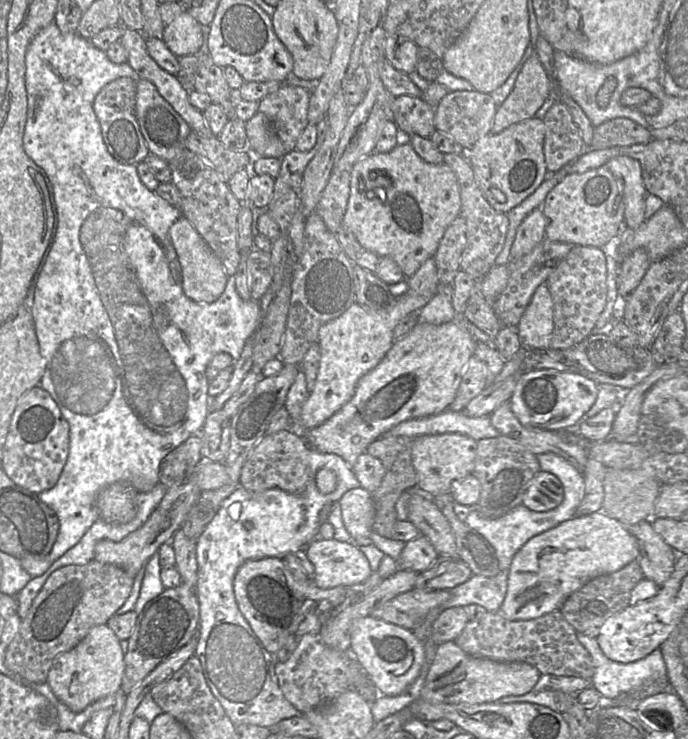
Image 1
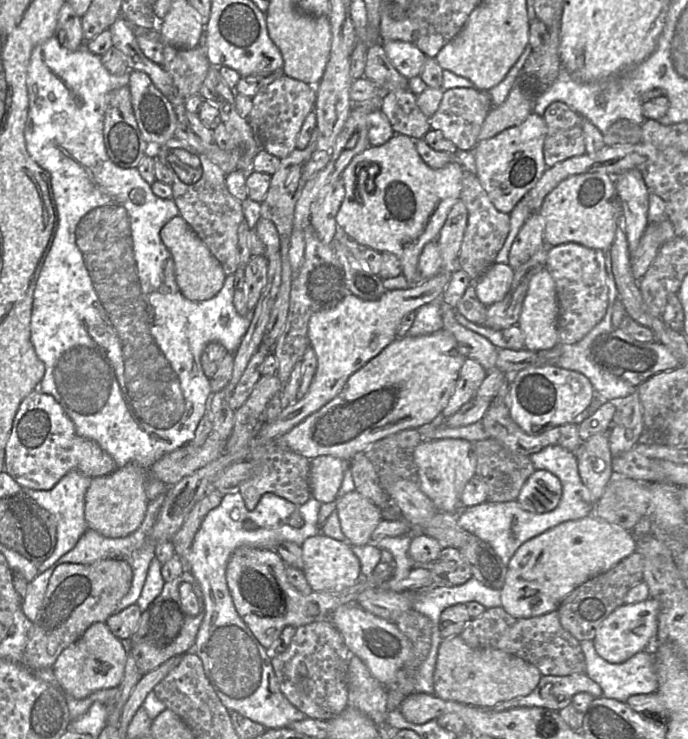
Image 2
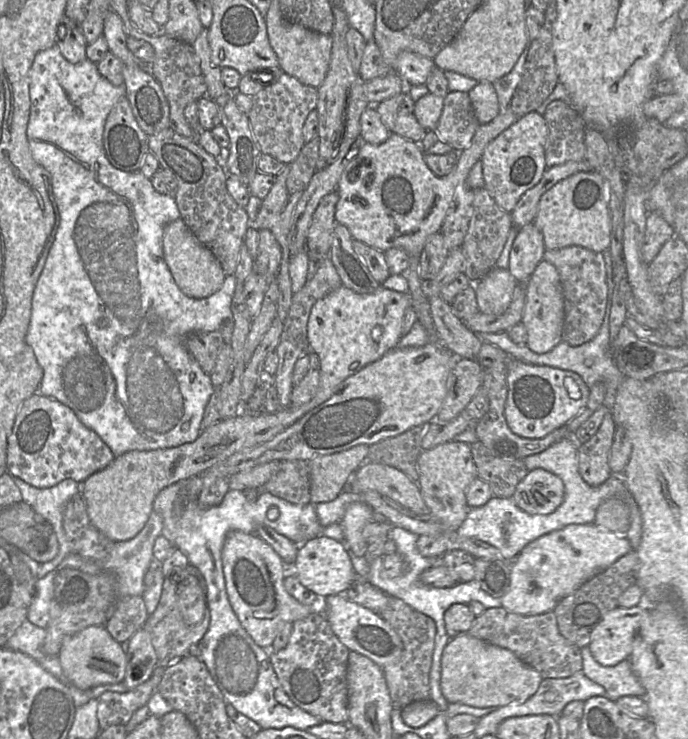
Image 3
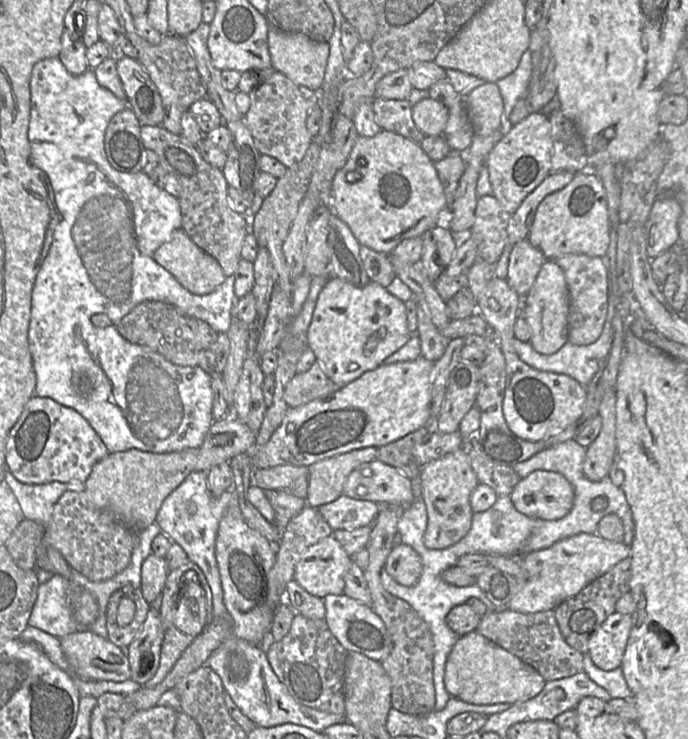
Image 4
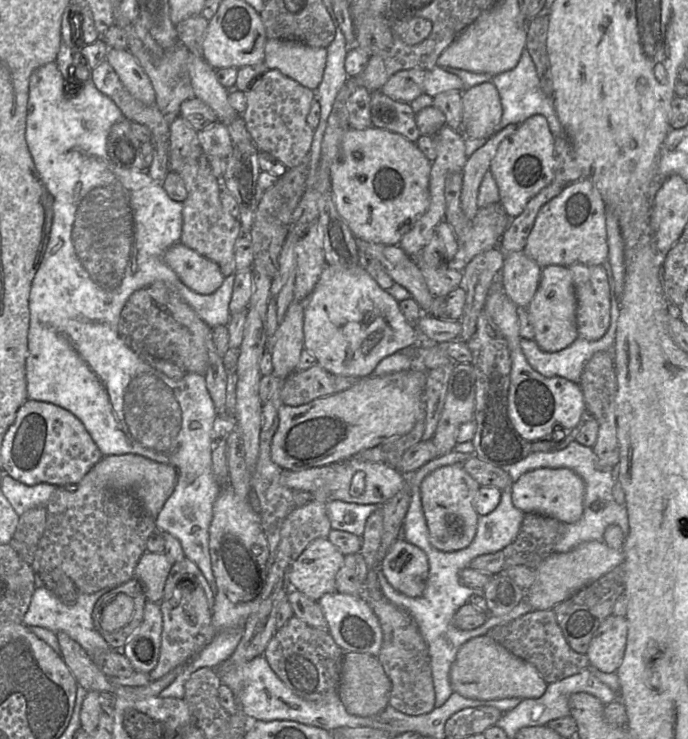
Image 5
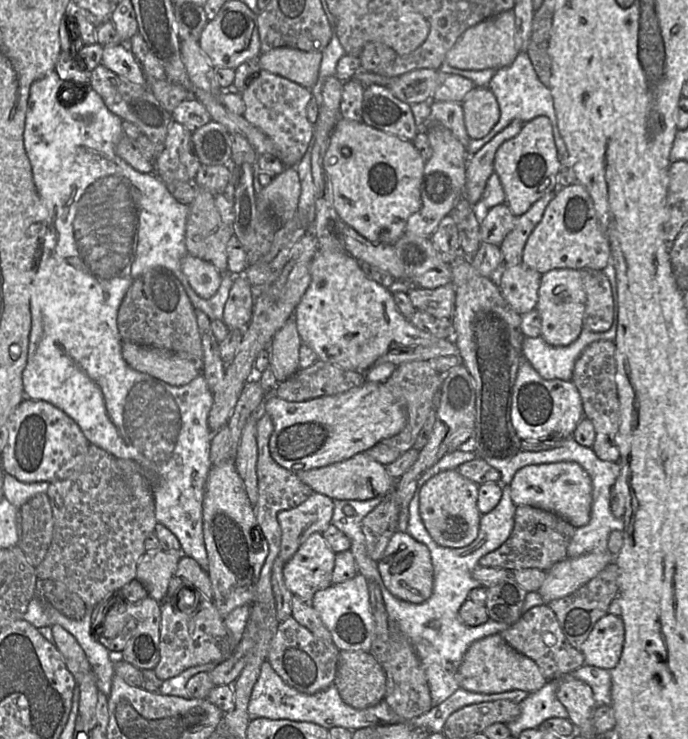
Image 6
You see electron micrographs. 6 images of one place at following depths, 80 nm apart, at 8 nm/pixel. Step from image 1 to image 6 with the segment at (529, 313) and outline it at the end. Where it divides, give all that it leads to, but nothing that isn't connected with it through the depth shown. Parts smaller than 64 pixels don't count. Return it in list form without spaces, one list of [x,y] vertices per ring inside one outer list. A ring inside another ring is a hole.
[[[569,268],[552,269],[541,275],[536,310],[541,318],[541,335],[551,346],[568,346],[580,335],[583,327],[586,293],[580,270]]]

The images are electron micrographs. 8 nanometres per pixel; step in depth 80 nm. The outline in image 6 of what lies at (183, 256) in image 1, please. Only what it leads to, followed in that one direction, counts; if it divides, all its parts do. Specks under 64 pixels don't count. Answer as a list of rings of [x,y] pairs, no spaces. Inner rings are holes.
[[[190,254],[182,258],[181,269],[187,277],[190,287],[203,299],[212,298],[221,285],[222,274],[217,268]]]

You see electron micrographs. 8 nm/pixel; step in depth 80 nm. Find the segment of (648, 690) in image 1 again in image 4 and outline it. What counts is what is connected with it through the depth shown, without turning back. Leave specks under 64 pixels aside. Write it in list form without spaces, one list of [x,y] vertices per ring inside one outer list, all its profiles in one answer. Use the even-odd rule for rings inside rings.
[[[588,653],[583,654],[583,671],[597,685],[604,688],[612,698],[631,699],[632,692],[629,689],[622,668],[619,666],[614,670],[605,671],[598,668]]]

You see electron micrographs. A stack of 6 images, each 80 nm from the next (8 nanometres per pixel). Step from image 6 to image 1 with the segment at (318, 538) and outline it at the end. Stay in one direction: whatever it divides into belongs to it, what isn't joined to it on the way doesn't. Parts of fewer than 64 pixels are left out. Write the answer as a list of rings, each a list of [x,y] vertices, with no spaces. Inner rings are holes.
[[[320,539],[304,549],[315,569],[312,582],[319,588],[359,584],[372,574],[364,553],[347,542]]]

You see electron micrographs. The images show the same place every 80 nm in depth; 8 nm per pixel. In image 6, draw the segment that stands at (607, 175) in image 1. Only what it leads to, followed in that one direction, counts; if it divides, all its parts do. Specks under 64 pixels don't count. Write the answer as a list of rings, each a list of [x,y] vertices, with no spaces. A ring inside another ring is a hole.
[[[579,183],[561,188],[547,205],[524,247],[522,263],[541,275],[557,268],[602,271],[611,263],[609,241],[602,231],[593,201]]]

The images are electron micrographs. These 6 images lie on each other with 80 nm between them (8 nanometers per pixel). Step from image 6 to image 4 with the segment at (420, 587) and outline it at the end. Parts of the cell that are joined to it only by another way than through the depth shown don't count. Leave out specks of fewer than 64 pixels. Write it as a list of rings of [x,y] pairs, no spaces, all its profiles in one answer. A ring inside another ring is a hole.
[[[402,543],[392,548],[384,568],[397,583],[407,587],[415,586],[423,571],[419,554]]]

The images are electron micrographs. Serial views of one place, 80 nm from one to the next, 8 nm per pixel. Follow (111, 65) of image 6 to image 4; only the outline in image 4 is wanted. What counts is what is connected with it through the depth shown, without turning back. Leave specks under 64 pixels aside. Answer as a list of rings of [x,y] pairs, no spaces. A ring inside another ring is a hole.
[[[114,56],[128,107],[141,125],[161,125],[164,117],[161,96],[146,70],[137,59]]]

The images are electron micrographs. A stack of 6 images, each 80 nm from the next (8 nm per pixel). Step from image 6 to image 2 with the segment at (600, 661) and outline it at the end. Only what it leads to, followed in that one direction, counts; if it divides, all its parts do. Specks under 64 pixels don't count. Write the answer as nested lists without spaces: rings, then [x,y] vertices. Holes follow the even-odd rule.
[[[648,598],[643,602],[616,608],[598,627],[593,644],[598,655],[609,663],[623,663],[633,655],[654,645],[658,629],[659,602]]]

